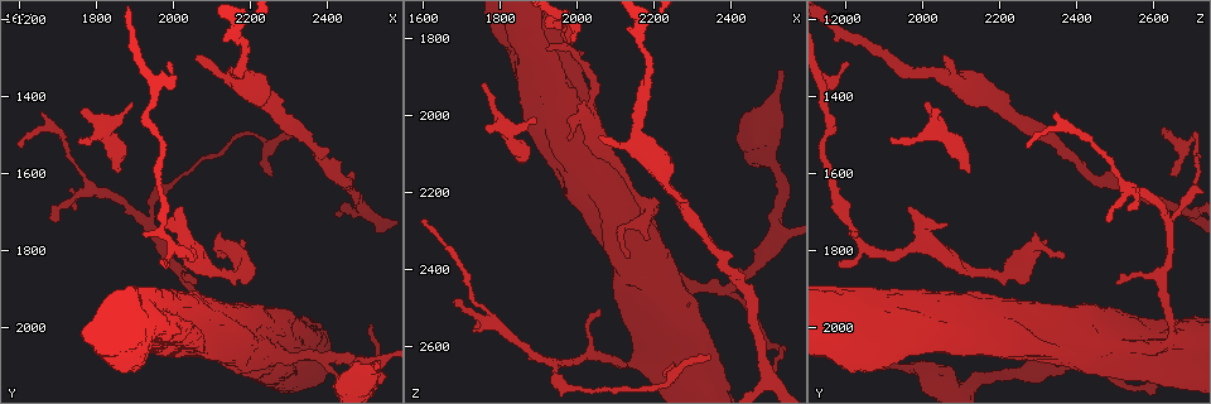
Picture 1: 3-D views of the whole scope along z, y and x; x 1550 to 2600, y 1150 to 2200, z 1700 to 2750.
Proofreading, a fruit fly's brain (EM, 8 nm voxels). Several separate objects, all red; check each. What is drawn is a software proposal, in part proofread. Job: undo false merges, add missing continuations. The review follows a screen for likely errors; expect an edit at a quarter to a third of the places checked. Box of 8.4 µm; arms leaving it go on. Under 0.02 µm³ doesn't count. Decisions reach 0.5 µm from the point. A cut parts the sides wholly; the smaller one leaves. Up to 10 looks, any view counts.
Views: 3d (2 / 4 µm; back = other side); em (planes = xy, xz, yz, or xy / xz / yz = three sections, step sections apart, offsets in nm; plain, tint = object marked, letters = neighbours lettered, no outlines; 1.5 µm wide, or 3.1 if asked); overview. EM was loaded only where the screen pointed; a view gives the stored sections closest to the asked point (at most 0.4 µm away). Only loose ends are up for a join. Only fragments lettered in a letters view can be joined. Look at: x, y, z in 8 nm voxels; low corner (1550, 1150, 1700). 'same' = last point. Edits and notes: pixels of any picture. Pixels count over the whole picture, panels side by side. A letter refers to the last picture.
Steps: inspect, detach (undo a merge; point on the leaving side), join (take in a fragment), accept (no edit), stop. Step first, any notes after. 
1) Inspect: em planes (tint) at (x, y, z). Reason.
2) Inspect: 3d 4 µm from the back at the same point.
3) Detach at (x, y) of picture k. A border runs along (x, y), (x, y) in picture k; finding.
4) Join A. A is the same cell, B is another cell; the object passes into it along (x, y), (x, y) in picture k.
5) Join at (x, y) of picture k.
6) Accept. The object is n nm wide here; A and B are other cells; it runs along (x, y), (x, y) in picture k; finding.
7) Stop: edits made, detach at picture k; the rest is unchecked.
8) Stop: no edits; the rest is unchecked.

Inspect: 3d 2 µm at (1760, 1430, 2030). An open end.

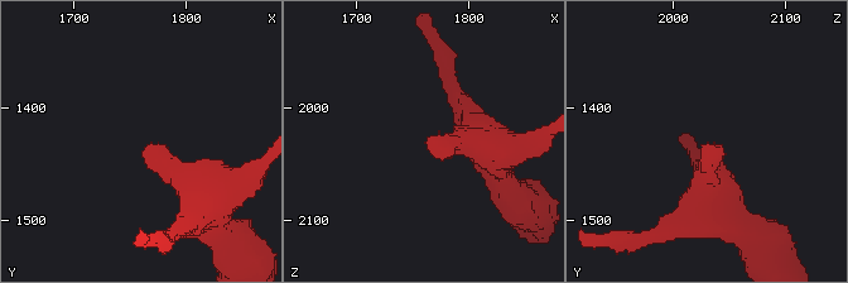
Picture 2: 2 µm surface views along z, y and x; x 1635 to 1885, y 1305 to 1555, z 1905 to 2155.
Inspect: em planes (letters) at (1762, 1436, 2026). Now the EM.

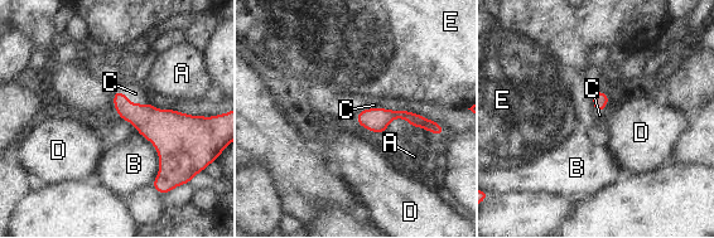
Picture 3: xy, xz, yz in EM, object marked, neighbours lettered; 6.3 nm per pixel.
Join C. C is the same cell, A, B, D and E are other cells; the object passes into it along (163, 127), (133, 103), (135, 93) in picture 3; the cell continues.

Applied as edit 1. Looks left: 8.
Inspect: em planes (letters) at (1990, 1840, 1780). Thin end.

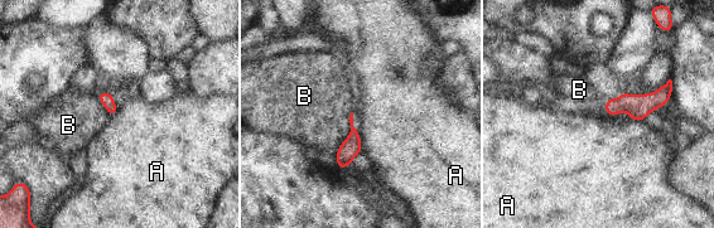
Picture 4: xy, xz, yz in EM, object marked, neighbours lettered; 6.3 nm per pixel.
Accept. A and B are other cells; a border runs along (362, 141), (360, 151) in picture 4; none of them fits.

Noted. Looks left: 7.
Inspect: em yz step 8 (letters) at (2065, 1885, 2505). Thin end.

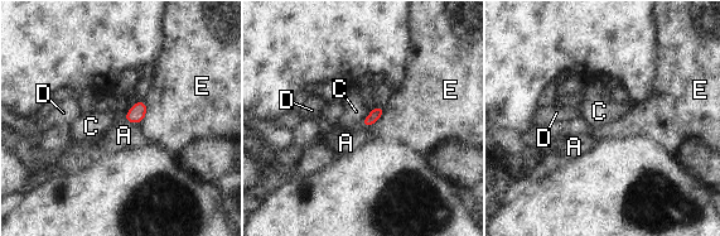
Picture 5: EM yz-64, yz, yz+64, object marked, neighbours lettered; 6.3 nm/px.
Accept. A, C, D and E are other cells; a border runs along (371, 110), (361, 123) in picture 5; no lettered fragment goes on from it.

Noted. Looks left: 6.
Stop: edits made, join at picture 3; the rest is unchecked.

